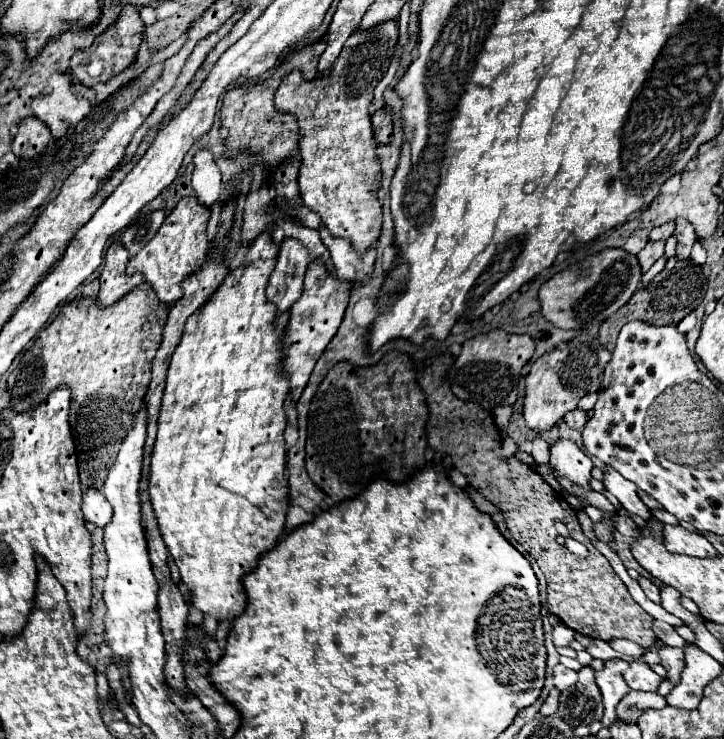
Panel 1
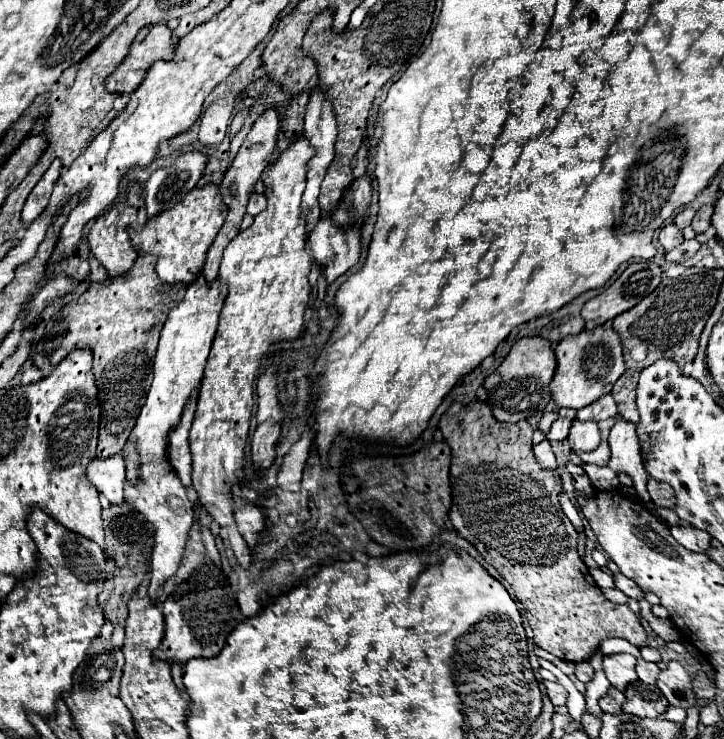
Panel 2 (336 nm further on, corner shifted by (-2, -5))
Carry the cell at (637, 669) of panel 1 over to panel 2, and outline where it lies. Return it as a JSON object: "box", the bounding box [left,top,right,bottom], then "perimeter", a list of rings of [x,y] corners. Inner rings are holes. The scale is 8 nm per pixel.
{"box":[622,683,668,719],"perimeter":[[[634,683],[624,691],[624,695],[626,695],[626,701],[622,705],[622,711],[630,715],[656,719],[668,709],[668,701],[658,687]]]}

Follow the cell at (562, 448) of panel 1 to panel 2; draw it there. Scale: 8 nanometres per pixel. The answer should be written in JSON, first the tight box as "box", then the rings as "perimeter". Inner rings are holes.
{"box":[568,421,600,451],"perimeter":[[[574,421],[570,435],[568,435],[568,445],[572,451],[594,451],[600,443],[600,431],[594,421]]]}

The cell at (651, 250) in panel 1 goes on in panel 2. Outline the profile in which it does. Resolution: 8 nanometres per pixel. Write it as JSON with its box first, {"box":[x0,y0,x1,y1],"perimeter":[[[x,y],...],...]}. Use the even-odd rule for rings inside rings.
{"box":[658,223,684,251],"perimeter":[[[670,223],[670,225],[662,227],[662,231],[658,235],[658,241],[664,247],[664,251],[672,251],[674,247],[678,247],[684,241],[684,237],[682,237],[682,231],[674,223]]]}

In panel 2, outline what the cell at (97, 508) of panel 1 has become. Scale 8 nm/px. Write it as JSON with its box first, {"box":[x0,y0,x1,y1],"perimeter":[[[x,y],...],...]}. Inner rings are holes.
{"box":[86,455,124,505],"perimeter":[[[112,455],[108,459],[94,459],[86,469],[88,481],[100,495],[104,495],[112,505],[124,503],[122,483],[124,475],[124,459],[122,455]]]}

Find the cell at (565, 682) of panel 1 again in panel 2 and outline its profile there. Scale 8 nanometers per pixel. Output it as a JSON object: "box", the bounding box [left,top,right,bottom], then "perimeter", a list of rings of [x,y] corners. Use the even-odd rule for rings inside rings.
{"box":[544,681,568,707],"perimeter":[[[544,681],[546,685],[546,691],[548,691],[548,697],[550,701],[560,707],[560,705],[566,705],[566,699],[568,699],[568,691],[558,683],[558,681]]]}

